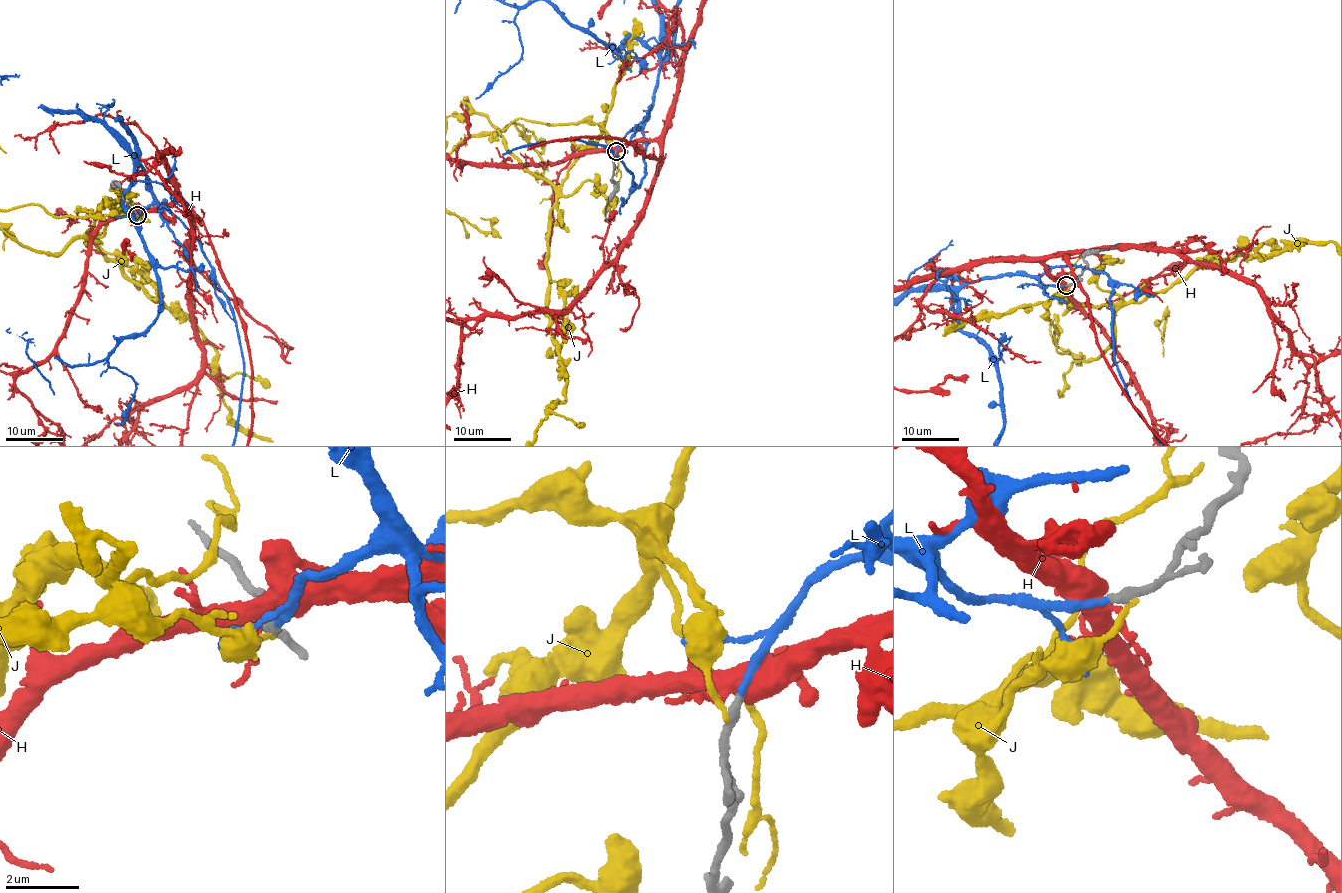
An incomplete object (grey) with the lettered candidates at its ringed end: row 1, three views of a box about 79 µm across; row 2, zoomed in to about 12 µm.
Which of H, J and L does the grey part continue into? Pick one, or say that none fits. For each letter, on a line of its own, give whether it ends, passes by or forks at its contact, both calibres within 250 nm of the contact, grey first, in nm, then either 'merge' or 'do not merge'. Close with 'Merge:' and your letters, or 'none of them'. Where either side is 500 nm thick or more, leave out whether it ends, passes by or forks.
H: it forks | 280/440 nm | do not merge
J: it ends | 320/170 nm | do not merge
L: it ends | 280/190 nm | merge
Merge: L

